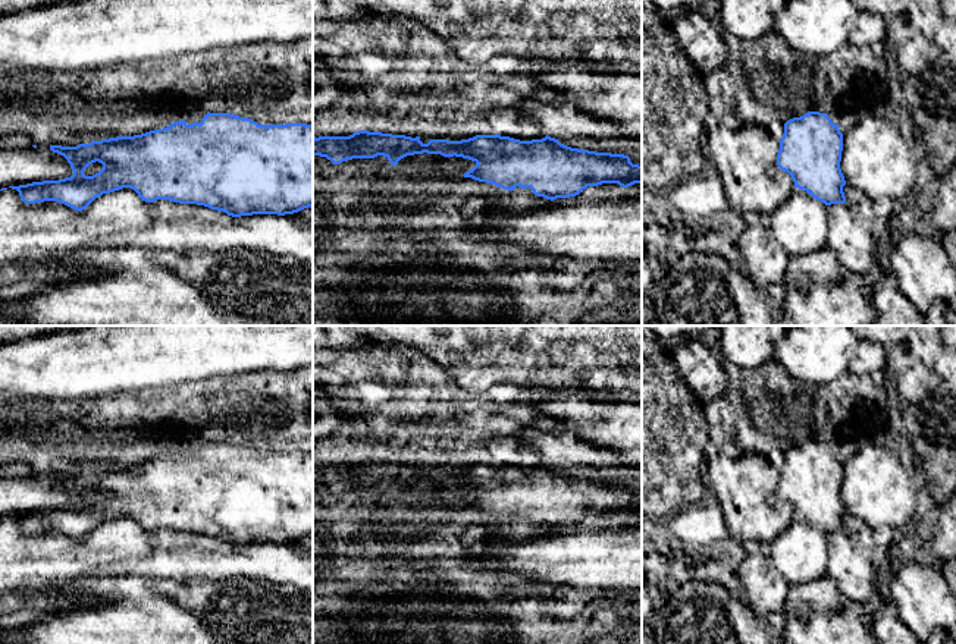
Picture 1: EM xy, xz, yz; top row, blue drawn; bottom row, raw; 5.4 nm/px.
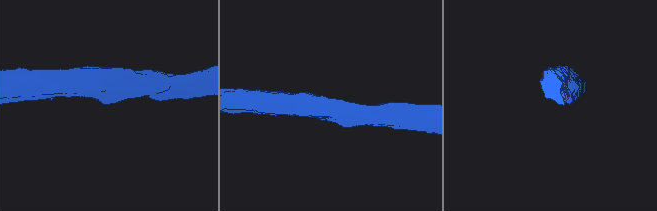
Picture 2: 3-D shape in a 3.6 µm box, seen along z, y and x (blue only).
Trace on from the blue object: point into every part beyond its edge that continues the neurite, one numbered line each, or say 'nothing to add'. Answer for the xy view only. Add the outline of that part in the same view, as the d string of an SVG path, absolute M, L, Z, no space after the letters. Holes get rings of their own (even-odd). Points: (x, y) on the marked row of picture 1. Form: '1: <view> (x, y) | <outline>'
1: xy (191, 118) | M191 111L187 117L184 117L187 125L191 125L194 122L201 123L201 119L207 114L207 111L194 113Z

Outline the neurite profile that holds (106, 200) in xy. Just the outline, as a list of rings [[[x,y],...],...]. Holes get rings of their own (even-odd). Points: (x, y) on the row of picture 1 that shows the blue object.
[[[131,188],[103,194],[85,210],[76,211],[57,201],[25,204],[16,189],[0,191],[0,288],[15,285],[23,279],[46,282],[66,282],[75,274],[75,268],[66,264],[69,257],[81,251],[106,248],[147,248],[157,251],[187,252],[223,252],[229,249],[264,251],[280,257],[294,257],[313,264],[313,207],[294,214],[253,214],[232,217],[223,211],[197,204],[179,204],[169,200],[154,202],[142,201]]]

